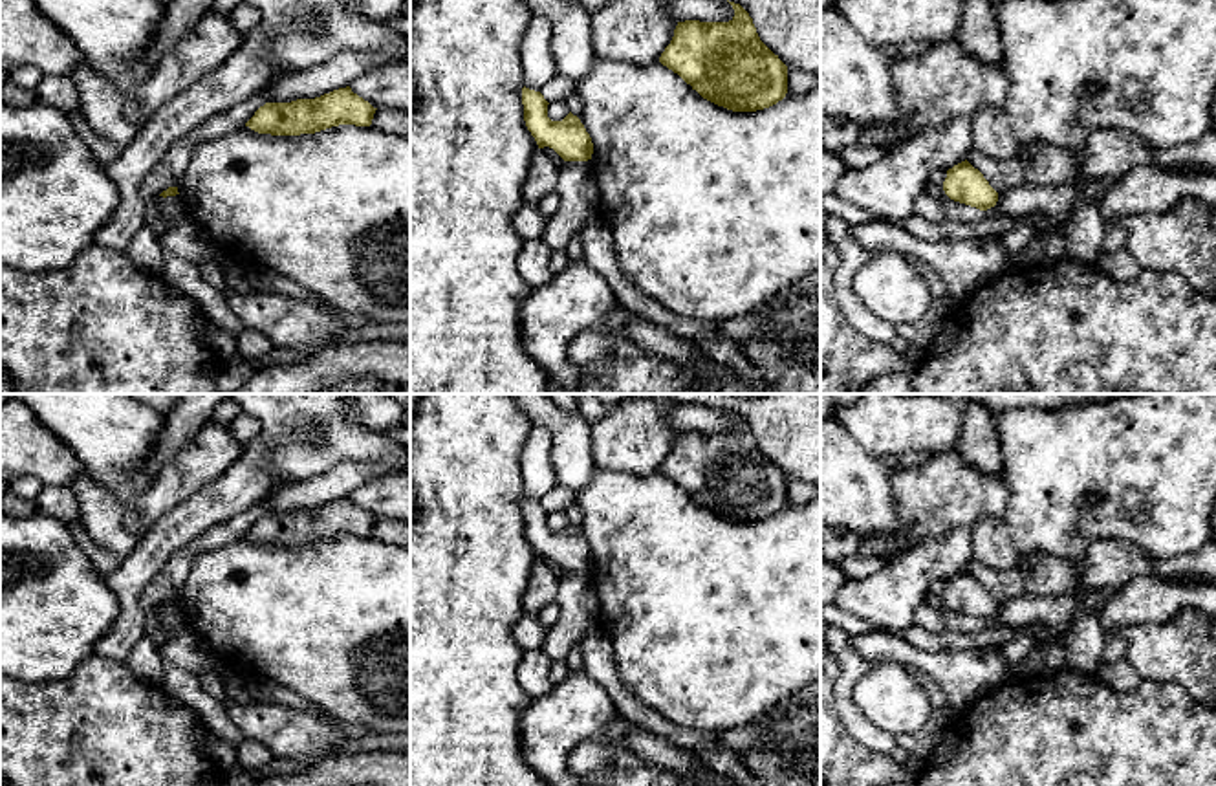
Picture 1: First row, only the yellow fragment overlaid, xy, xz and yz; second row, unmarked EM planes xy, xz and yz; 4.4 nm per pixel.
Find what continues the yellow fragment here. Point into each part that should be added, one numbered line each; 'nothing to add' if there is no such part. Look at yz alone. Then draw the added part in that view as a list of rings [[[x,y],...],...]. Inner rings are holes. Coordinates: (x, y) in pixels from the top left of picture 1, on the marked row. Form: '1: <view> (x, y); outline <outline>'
nothing to add

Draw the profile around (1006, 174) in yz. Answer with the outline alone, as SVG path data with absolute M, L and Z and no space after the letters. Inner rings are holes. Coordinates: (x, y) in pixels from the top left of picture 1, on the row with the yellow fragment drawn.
M972 148L967 161L983 174L998 196L1026 183L1024 167L1018 158L998 161Z

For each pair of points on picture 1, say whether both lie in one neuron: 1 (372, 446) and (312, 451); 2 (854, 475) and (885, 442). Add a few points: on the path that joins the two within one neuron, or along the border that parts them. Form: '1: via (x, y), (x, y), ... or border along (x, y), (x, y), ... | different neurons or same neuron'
1: via (358, 446), (326, 446) | same neuron
2: border along (843, 425), (865, 451), (878, 458) | different neurons

